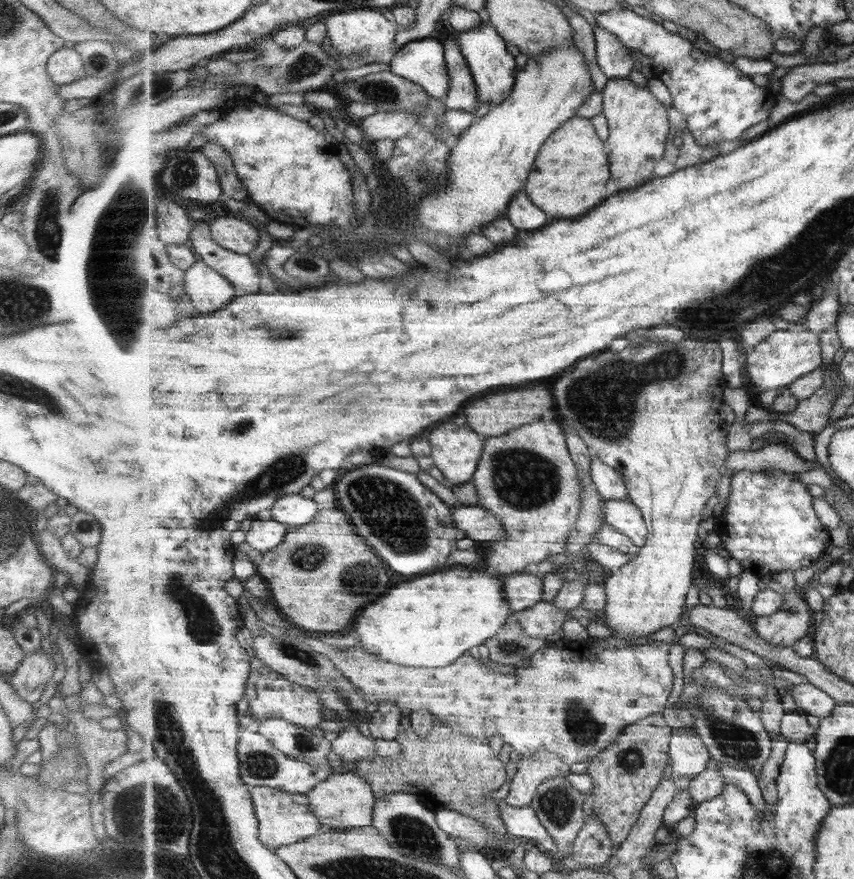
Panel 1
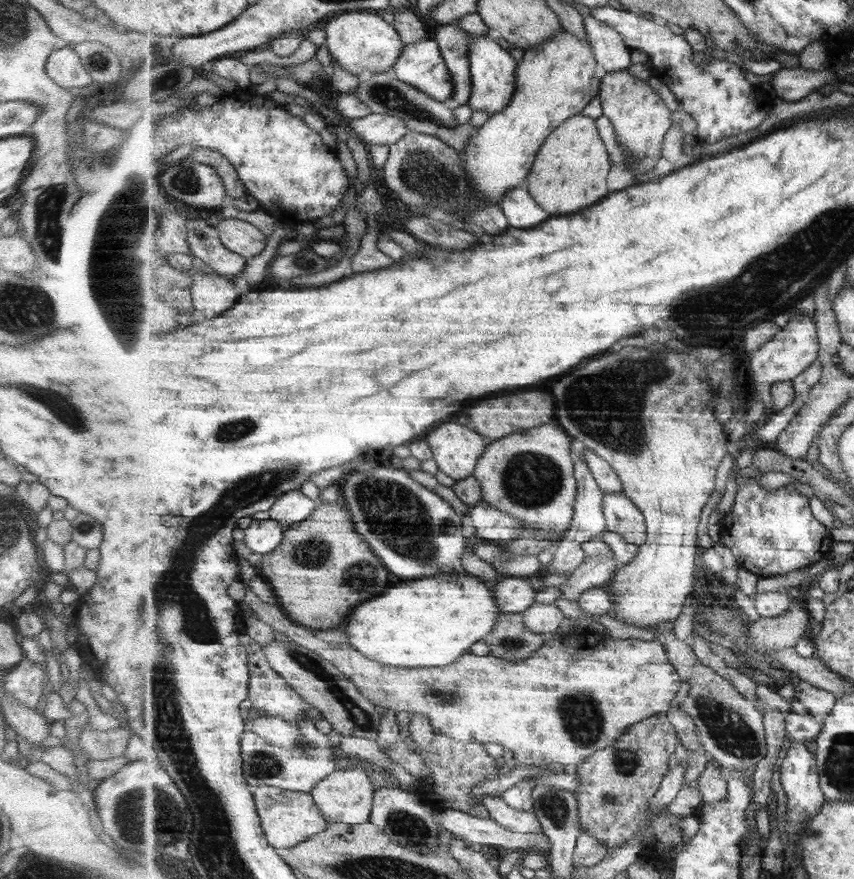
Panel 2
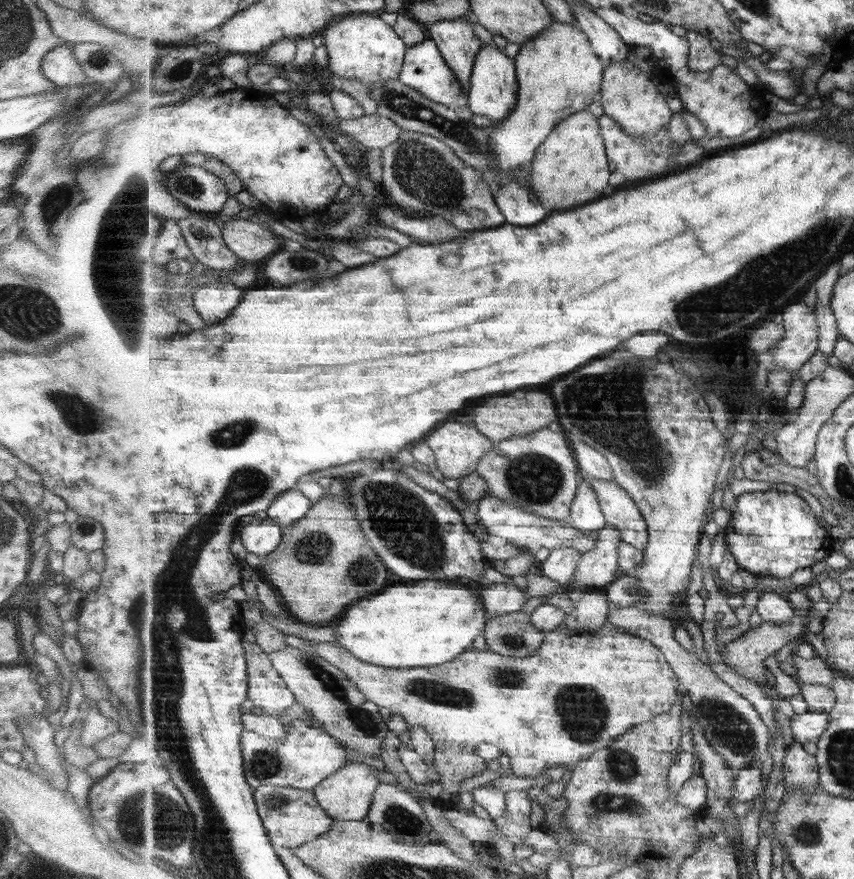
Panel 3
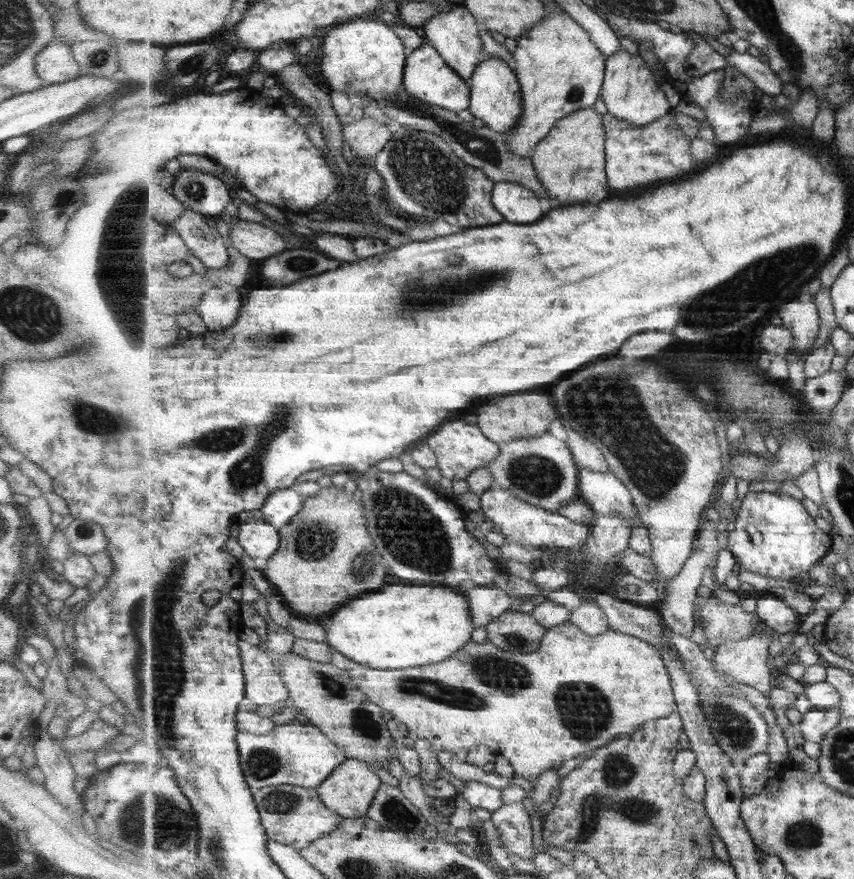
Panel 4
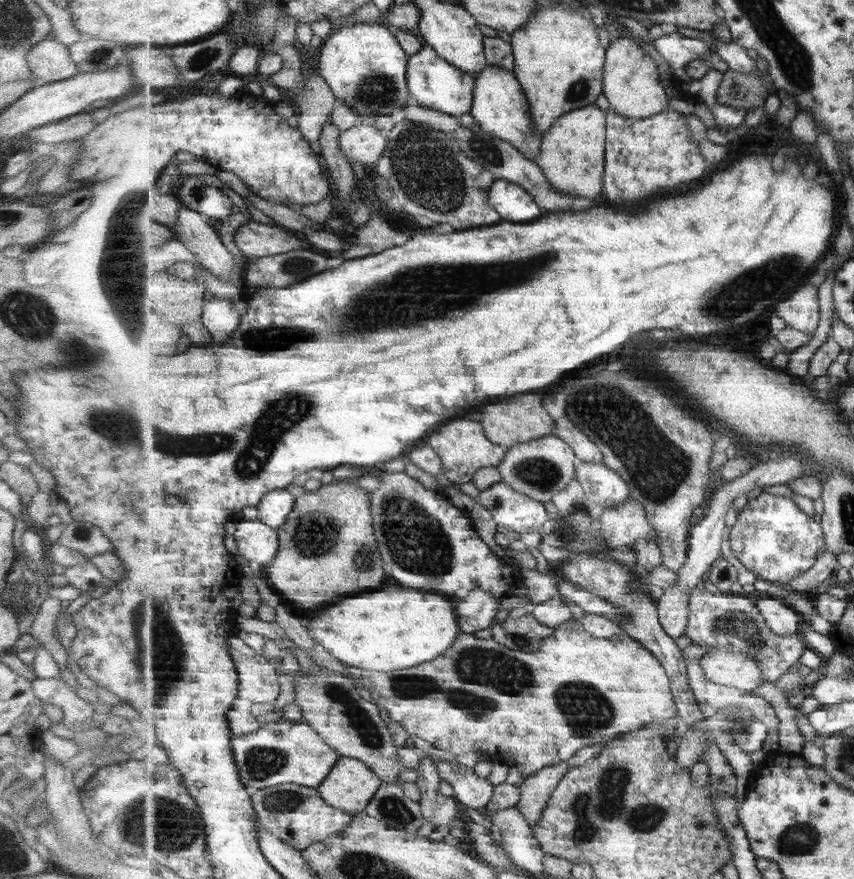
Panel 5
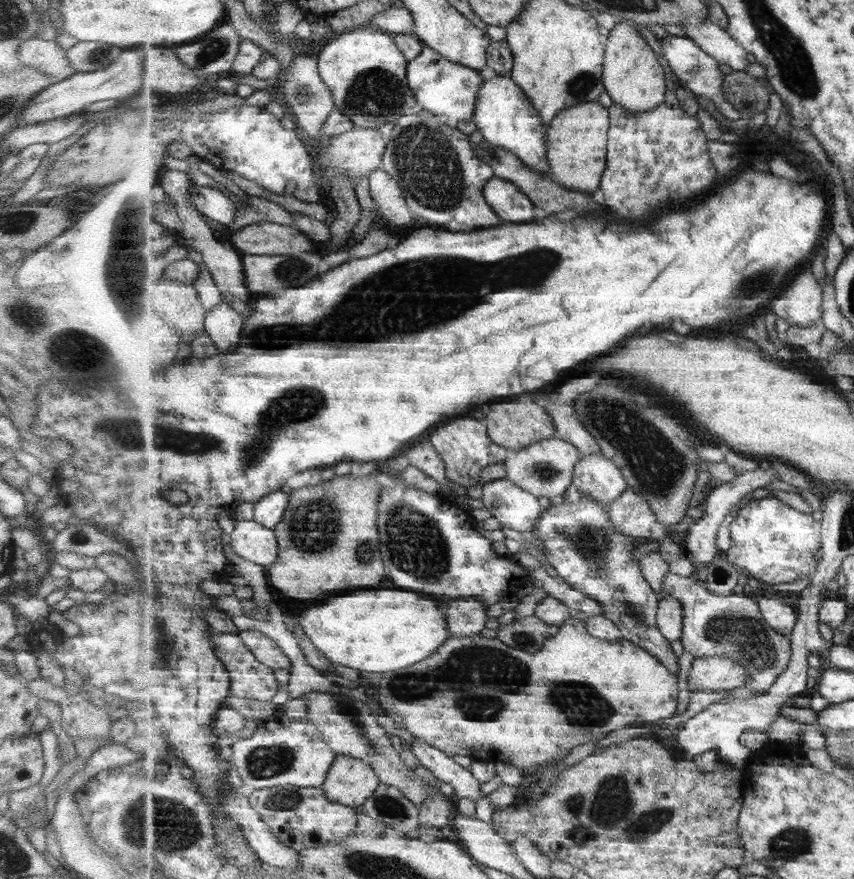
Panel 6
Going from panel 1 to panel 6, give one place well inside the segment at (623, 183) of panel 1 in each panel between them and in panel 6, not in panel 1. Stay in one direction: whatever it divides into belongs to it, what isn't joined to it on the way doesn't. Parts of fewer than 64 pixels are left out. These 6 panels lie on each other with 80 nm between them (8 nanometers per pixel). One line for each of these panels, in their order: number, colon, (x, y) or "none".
2: (641, 118)
3: (629, 95)
4: (630, 92)
5: (632, 82)
6: (633, 77)

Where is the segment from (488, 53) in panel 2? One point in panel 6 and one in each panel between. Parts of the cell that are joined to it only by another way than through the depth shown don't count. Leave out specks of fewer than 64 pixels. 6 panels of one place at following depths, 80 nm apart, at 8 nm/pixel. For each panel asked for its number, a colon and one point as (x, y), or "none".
3: (494, 88)
4: (497, 100)
5: (501, 107)
6: (506, 116)

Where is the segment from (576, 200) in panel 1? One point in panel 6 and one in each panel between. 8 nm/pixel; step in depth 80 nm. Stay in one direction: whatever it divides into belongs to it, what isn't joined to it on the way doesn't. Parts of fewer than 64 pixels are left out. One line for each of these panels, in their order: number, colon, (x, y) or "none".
2: (570, 173)
3: (571, 168)
4: (571, 160)
5: (573, 151)
6: (577, 140)

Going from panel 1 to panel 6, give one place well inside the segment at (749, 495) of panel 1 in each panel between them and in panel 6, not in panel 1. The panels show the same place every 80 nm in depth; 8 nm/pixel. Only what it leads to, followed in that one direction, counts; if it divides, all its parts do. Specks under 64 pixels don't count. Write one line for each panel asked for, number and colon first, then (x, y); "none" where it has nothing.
2: (769, 533)
3: (775, 534)
4: (774, 536)
5: (773, 538)
6: (772, 542)

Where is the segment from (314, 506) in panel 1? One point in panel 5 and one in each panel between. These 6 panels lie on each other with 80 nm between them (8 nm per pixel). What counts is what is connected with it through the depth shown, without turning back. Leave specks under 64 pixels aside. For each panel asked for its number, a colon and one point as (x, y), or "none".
2: (293, 507)
3: (290, 506)
4: (281, 506)
5: (274, 509)

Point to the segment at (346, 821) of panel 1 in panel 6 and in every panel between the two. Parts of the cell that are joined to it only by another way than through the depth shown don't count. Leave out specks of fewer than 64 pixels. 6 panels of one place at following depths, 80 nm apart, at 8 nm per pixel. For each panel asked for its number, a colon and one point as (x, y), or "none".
2: (346, 796)
3: (348, 794)
4: (350, 791)
5: (351, 785)
6: (351, 781)

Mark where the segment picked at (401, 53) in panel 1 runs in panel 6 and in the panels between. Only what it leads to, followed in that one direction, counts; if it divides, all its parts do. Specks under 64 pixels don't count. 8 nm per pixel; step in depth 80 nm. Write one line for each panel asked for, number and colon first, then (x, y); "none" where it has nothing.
2: (422, 64)
3: (425, 69)
4: (428, 77)
5: (434, 83)
6: (448, 90)

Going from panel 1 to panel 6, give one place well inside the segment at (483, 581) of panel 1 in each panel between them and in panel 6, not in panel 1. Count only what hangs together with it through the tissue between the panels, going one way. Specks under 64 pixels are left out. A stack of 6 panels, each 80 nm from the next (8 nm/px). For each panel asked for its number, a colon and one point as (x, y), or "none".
2: (427, 623)
3: (425, 625)
4: (400, 627)
5: (396, 628)
6: (376, 631)

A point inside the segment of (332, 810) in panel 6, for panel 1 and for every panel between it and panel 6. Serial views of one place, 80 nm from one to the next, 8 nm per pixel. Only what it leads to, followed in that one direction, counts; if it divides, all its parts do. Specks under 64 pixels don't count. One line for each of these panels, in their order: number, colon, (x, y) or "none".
1: (286, 818)
2: (289, 818)
3: (292, 816)
4: (296, 816)
5: (299, 815)

